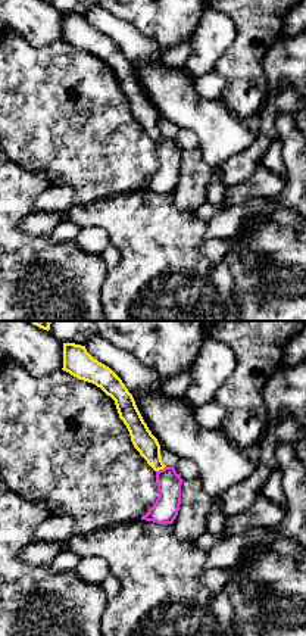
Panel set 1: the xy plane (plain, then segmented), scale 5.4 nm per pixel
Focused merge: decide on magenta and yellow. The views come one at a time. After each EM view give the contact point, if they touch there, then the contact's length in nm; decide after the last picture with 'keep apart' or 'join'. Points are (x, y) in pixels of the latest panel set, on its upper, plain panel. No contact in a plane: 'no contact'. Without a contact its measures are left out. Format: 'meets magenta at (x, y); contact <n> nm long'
meets magenta at (161, 140); contact 70 nm long

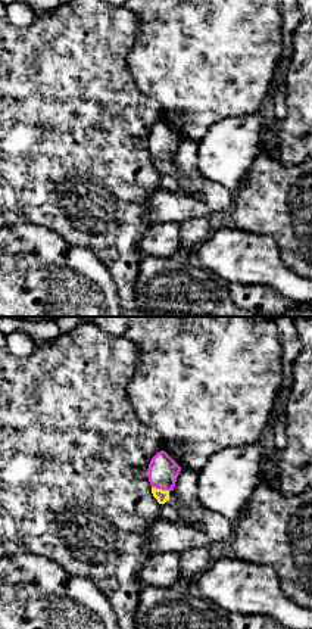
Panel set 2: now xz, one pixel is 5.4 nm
meets magenta at (161, 158); contact 100 nm long

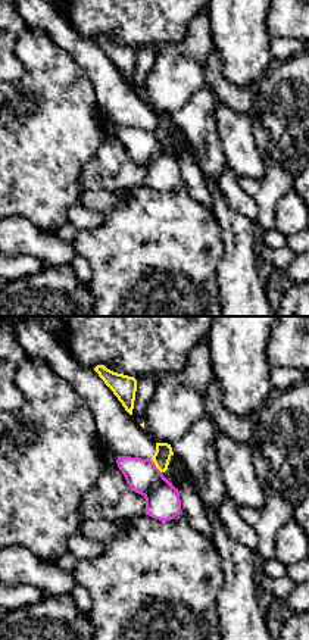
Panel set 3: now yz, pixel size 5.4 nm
meets magenta at (155, 137); contact 100 nm long

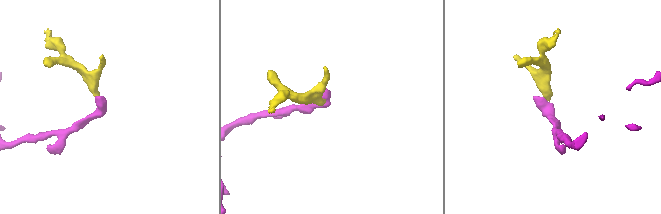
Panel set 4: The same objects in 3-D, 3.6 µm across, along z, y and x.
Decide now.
keep apart

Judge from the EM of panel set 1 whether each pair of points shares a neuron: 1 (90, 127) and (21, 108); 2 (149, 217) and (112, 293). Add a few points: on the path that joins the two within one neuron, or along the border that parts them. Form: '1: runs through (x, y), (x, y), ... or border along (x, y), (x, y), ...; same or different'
1: runs through (72, 121), (56, 108), (38, 108); same
2: runs through (149, 236), (149, 256), (131, 274); same

